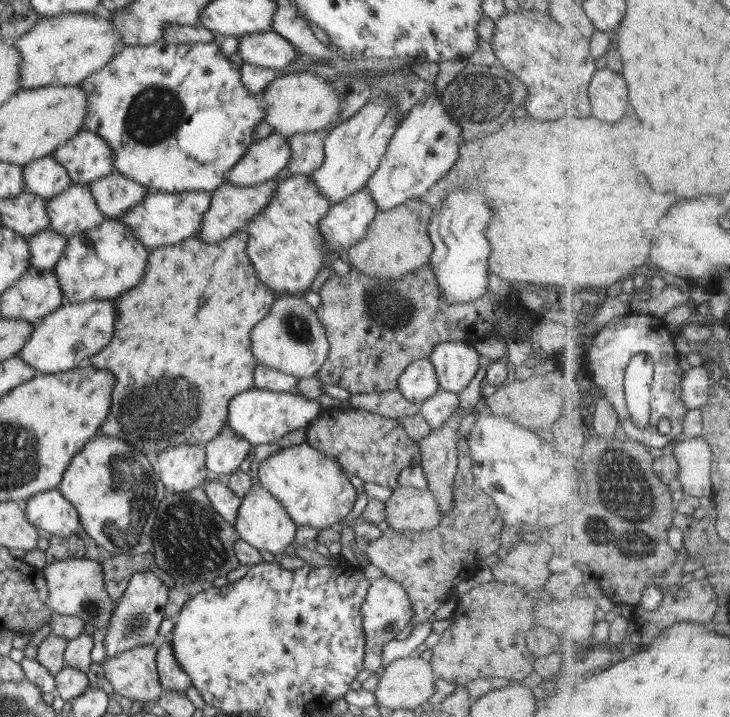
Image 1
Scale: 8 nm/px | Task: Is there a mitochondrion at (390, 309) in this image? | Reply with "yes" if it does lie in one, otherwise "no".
yes

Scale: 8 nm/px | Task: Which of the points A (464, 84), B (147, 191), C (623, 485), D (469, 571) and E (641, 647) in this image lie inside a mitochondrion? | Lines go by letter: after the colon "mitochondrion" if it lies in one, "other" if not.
A: mitochondrion
B: other
C: mitochondrion
D: other
E: other

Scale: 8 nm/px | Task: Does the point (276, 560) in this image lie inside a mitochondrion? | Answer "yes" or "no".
no

